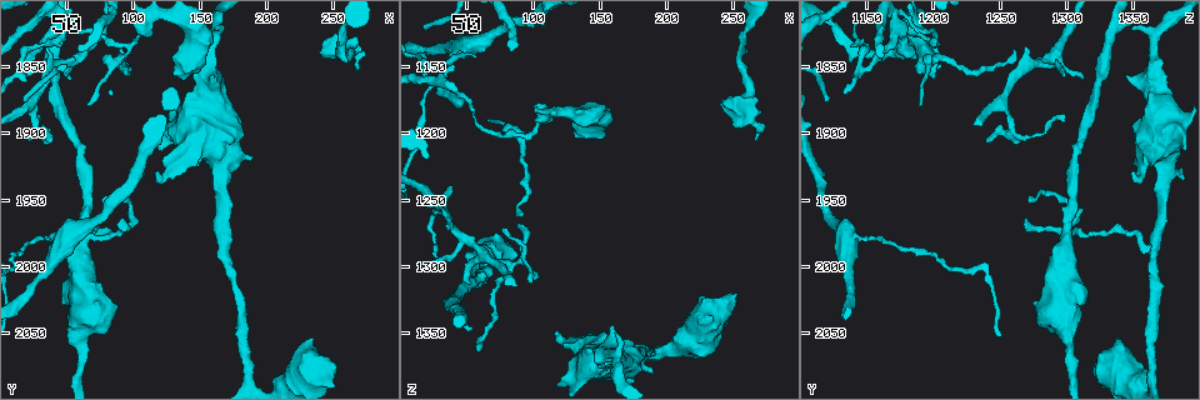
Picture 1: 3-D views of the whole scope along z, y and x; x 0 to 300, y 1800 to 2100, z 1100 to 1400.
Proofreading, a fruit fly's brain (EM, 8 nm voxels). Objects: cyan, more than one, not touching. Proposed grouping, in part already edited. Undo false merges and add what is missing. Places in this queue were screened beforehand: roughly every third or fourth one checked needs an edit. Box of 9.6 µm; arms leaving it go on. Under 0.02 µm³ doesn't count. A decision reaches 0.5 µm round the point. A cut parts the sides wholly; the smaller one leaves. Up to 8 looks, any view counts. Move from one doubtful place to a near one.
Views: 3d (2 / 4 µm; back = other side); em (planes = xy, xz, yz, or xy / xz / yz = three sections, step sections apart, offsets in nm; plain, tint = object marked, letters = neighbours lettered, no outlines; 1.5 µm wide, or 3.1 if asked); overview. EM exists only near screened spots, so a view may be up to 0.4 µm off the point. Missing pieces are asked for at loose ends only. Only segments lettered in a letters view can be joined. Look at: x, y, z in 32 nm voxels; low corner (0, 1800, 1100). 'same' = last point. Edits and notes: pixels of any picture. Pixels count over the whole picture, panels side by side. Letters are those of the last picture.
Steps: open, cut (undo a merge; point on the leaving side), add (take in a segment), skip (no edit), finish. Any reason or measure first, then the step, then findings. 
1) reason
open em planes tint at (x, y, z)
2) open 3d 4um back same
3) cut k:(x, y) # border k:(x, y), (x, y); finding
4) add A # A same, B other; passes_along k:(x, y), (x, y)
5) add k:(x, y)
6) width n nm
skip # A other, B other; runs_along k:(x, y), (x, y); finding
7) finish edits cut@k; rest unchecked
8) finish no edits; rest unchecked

thin end
open 3d 4um at (58, 1986, 1362)

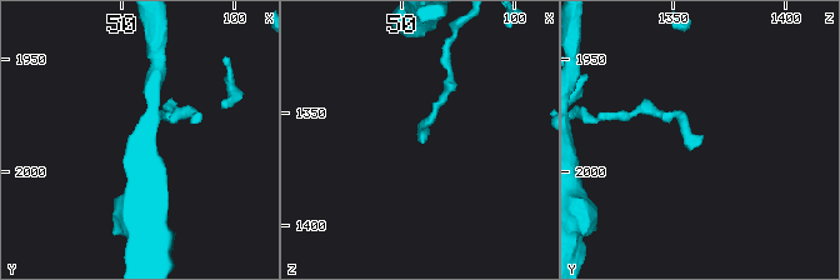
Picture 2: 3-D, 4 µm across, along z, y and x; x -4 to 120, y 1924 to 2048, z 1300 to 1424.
open em xy step 4 letters at (59, 1983, 1364)

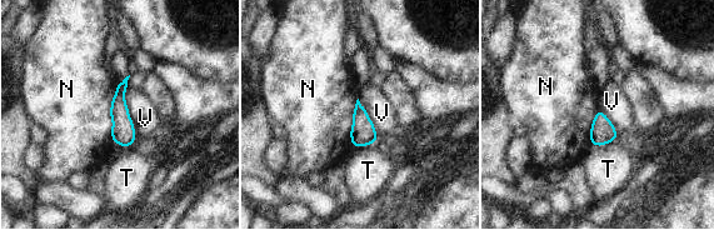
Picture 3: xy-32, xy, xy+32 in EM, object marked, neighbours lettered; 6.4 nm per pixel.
open em planes letters same

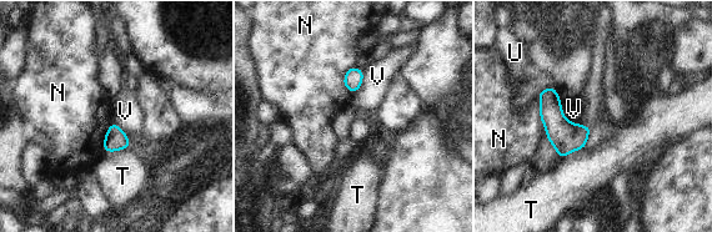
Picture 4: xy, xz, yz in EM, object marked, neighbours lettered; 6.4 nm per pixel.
width 110 nm
skip # N other, T other, U other, V other; border 4:(560, 101), (563, 115), (578, 124); no lettered segment goes on from it

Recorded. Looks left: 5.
branch stops here
open 3d 2um at (28, 1888, 1298)

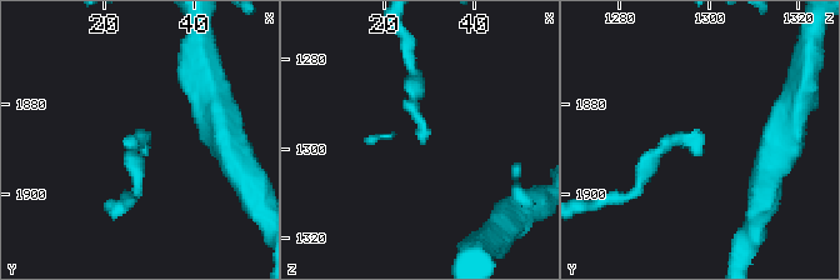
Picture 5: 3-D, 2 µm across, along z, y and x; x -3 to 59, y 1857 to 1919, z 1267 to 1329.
shape alone is not enough
open em planes letters at (29, 1887, 1299)

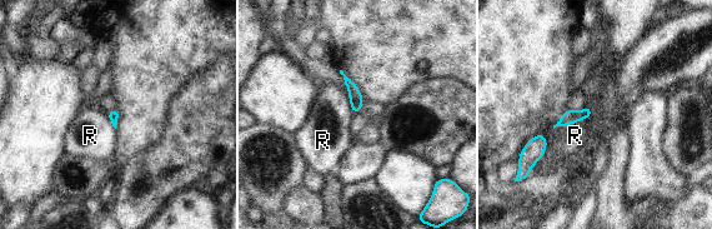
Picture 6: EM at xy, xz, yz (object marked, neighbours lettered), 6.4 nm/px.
width 70 nm
skip # R other; border 6:(591, 106), (588, 118), (566, 127); none of them fits

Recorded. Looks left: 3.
three arms meet
open 3d 4um at (96, 1836, 1204)

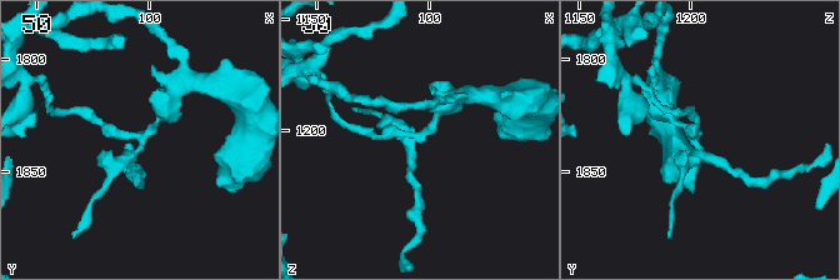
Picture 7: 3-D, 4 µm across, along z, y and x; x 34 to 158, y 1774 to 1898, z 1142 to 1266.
now the EM
open em planes letters at (97, 1833, 1202)

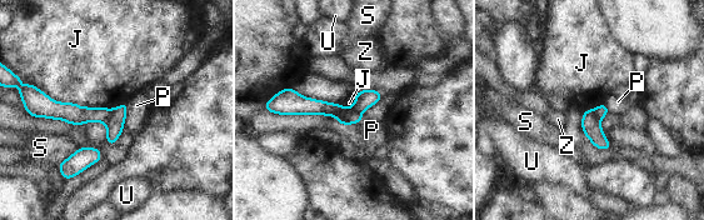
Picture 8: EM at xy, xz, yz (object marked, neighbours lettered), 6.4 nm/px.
cut 8:(71, 113) # J other, P other, S other, U other, Z other; border 8:(113, 109), (103, 121); two neurons meet here

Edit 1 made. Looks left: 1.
finish edits cut@8; rest unchecked

